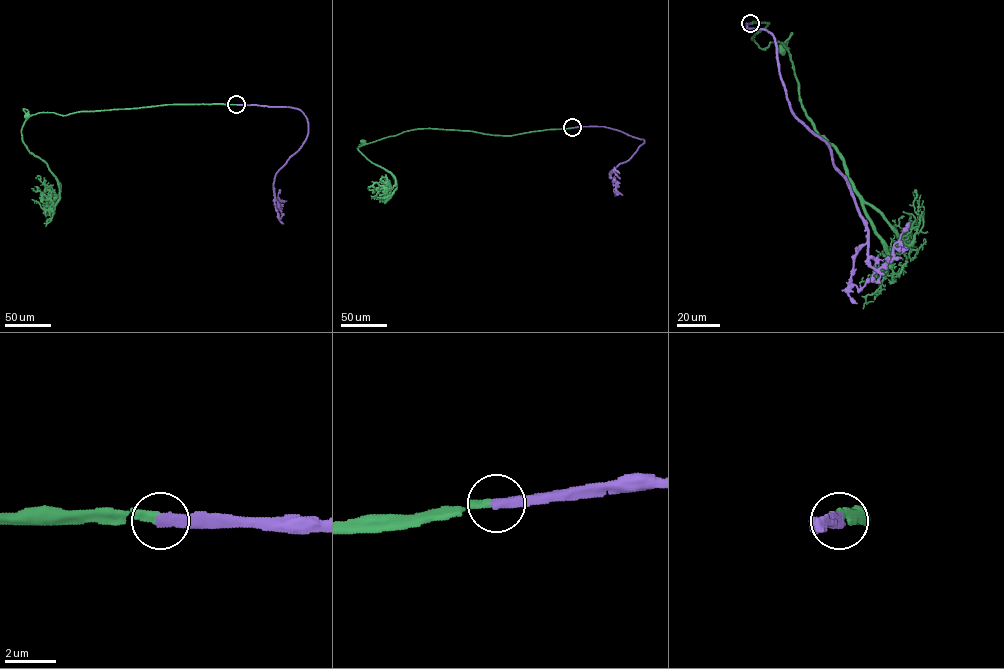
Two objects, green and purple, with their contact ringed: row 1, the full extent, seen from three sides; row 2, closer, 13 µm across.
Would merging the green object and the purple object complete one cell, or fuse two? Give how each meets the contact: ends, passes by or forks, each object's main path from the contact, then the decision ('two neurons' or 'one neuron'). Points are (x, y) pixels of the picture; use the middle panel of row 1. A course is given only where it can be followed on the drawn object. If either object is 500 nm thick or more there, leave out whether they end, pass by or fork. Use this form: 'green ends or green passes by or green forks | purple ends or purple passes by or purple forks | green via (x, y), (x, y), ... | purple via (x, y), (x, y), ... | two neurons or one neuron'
green ends | purple ends | green via (572, 127), (510, 135), (418, 128), (364, 144), (363, 141) | purple via (572, 127), (604, 126), (644, 140), (630, 158), (609, 173), (615, 181), (613, 191), (622, 195) | one neuron

